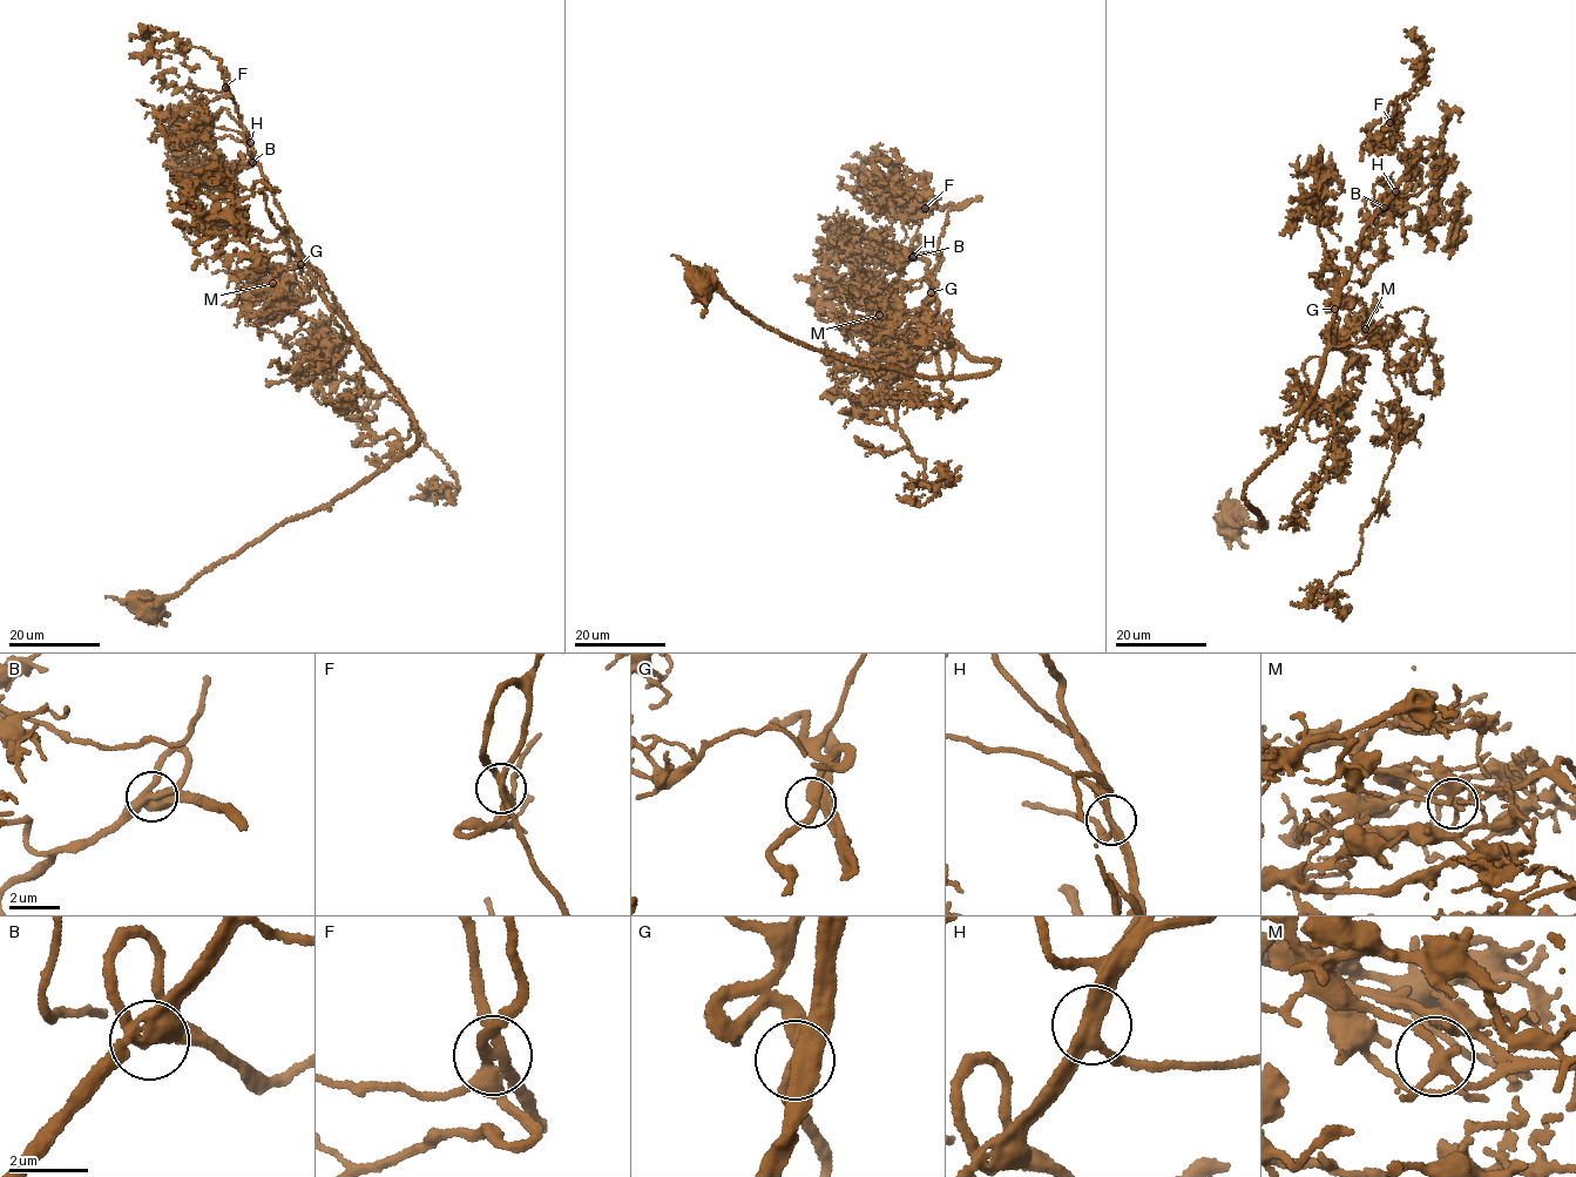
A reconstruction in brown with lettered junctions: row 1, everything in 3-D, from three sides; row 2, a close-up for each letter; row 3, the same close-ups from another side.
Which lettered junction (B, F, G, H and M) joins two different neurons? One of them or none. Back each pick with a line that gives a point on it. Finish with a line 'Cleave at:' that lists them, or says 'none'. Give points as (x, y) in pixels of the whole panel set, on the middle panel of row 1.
Cleave at: none

